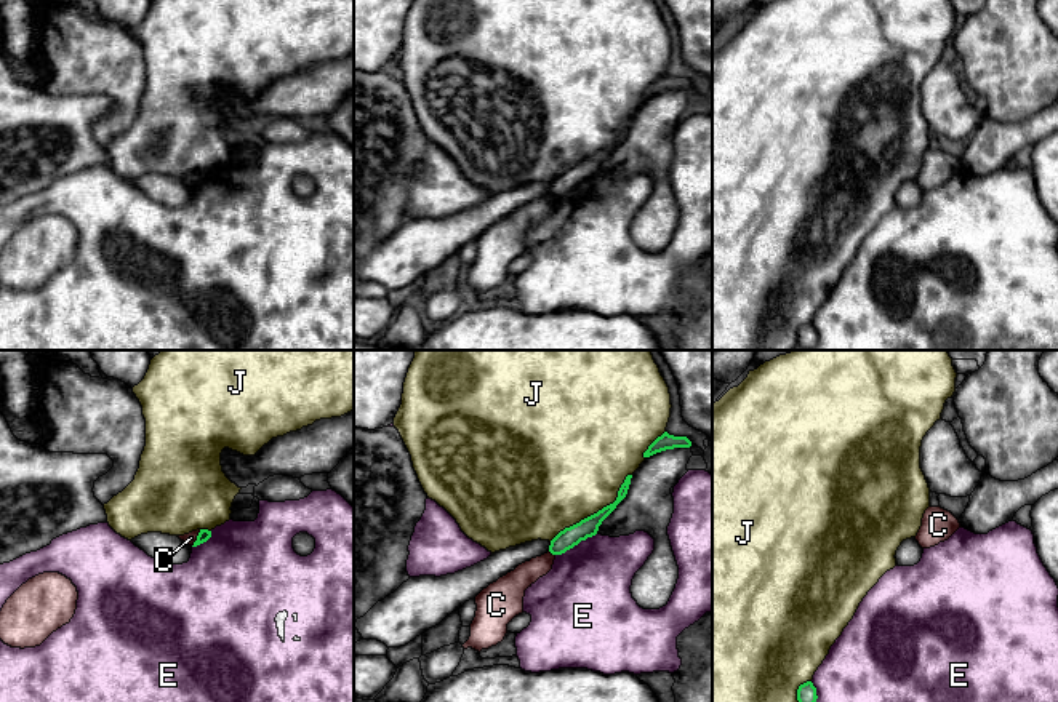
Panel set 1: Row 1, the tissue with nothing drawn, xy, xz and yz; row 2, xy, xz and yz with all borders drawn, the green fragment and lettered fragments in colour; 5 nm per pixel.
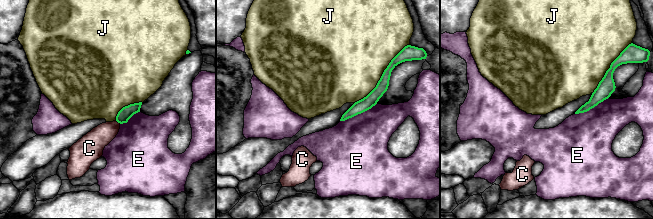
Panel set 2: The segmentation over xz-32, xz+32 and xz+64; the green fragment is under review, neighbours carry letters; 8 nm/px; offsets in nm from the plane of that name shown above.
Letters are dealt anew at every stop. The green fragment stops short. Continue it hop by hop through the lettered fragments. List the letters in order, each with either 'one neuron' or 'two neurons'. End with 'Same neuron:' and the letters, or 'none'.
C: two neurons
E: two neurons
J: two neurons
Same neuron: none

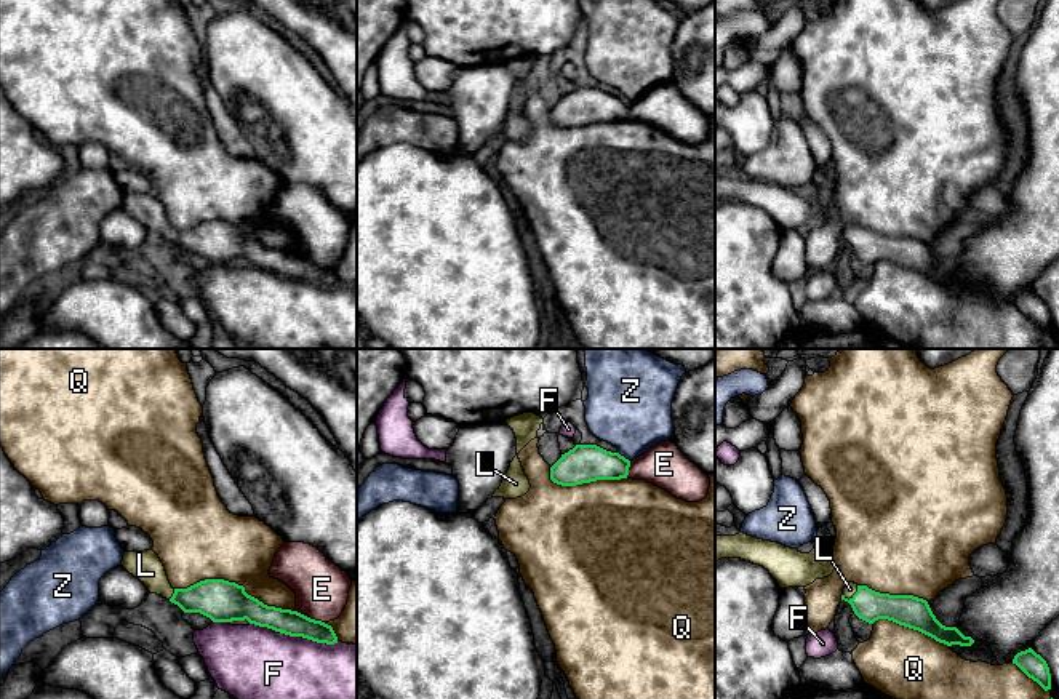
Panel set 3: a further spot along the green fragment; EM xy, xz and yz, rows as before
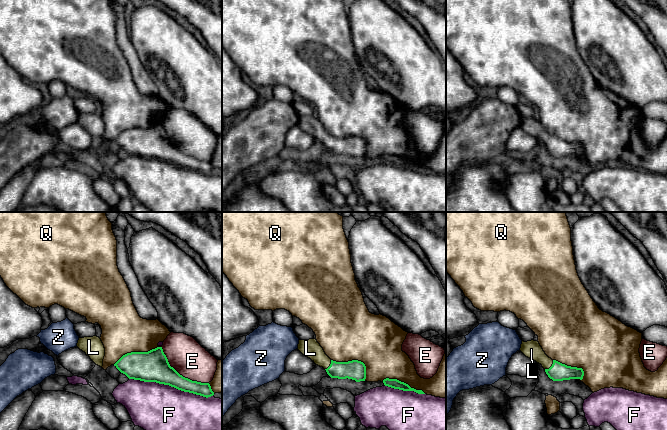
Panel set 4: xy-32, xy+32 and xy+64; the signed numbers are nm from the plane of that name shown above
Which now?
E: two neurons
F: two neurons
L: one neuron
Q: two neurons
Z: two neurons
Same neuron: L

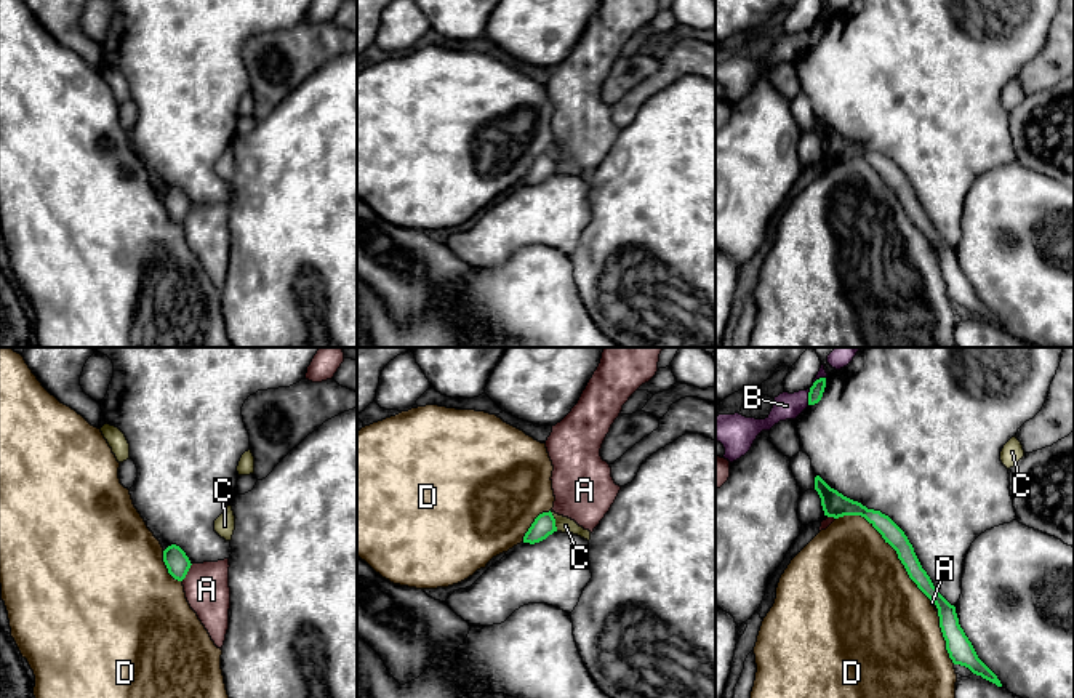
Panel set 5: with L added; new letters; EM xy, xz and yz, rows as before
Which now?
A: two neurons
B: two neurons
C: two neurons
D: two neurons
Same neuron: none

